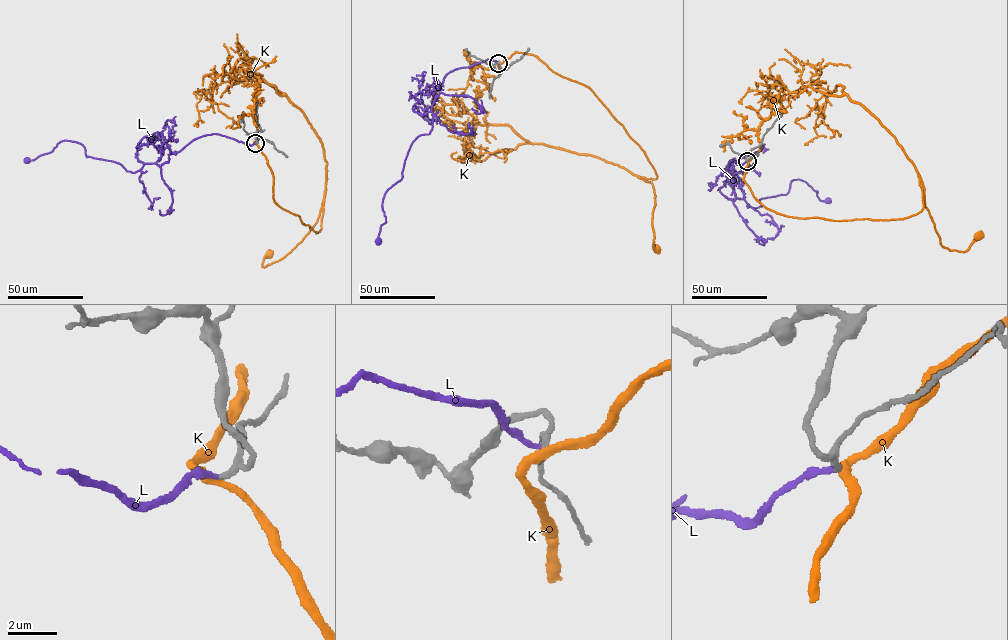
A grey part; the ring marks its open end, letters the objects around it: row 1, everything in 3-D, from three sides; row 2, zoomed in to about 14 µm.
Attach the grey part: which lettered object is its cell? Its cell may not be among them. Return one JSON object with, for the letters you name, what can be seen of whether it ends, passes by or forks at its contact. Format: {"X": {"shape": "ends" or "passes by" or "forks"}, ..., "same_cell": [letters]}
{"L": {"shape": "ends"}, "same_cell": ["L"]}

